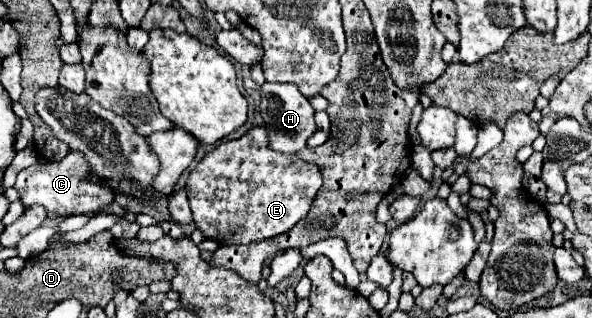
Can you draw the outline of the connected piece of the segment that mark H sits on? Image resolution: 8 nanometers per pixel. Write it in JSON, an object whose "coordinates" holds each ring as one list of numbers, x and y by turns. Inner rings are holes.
{"coordinates":[[264,82,260,88,260,98,260,114,268,132,268,146,274,152,296,156,302,148,306,148,308,138,316,132,314,108,308,98,302,96,302,92,290,82]]}

